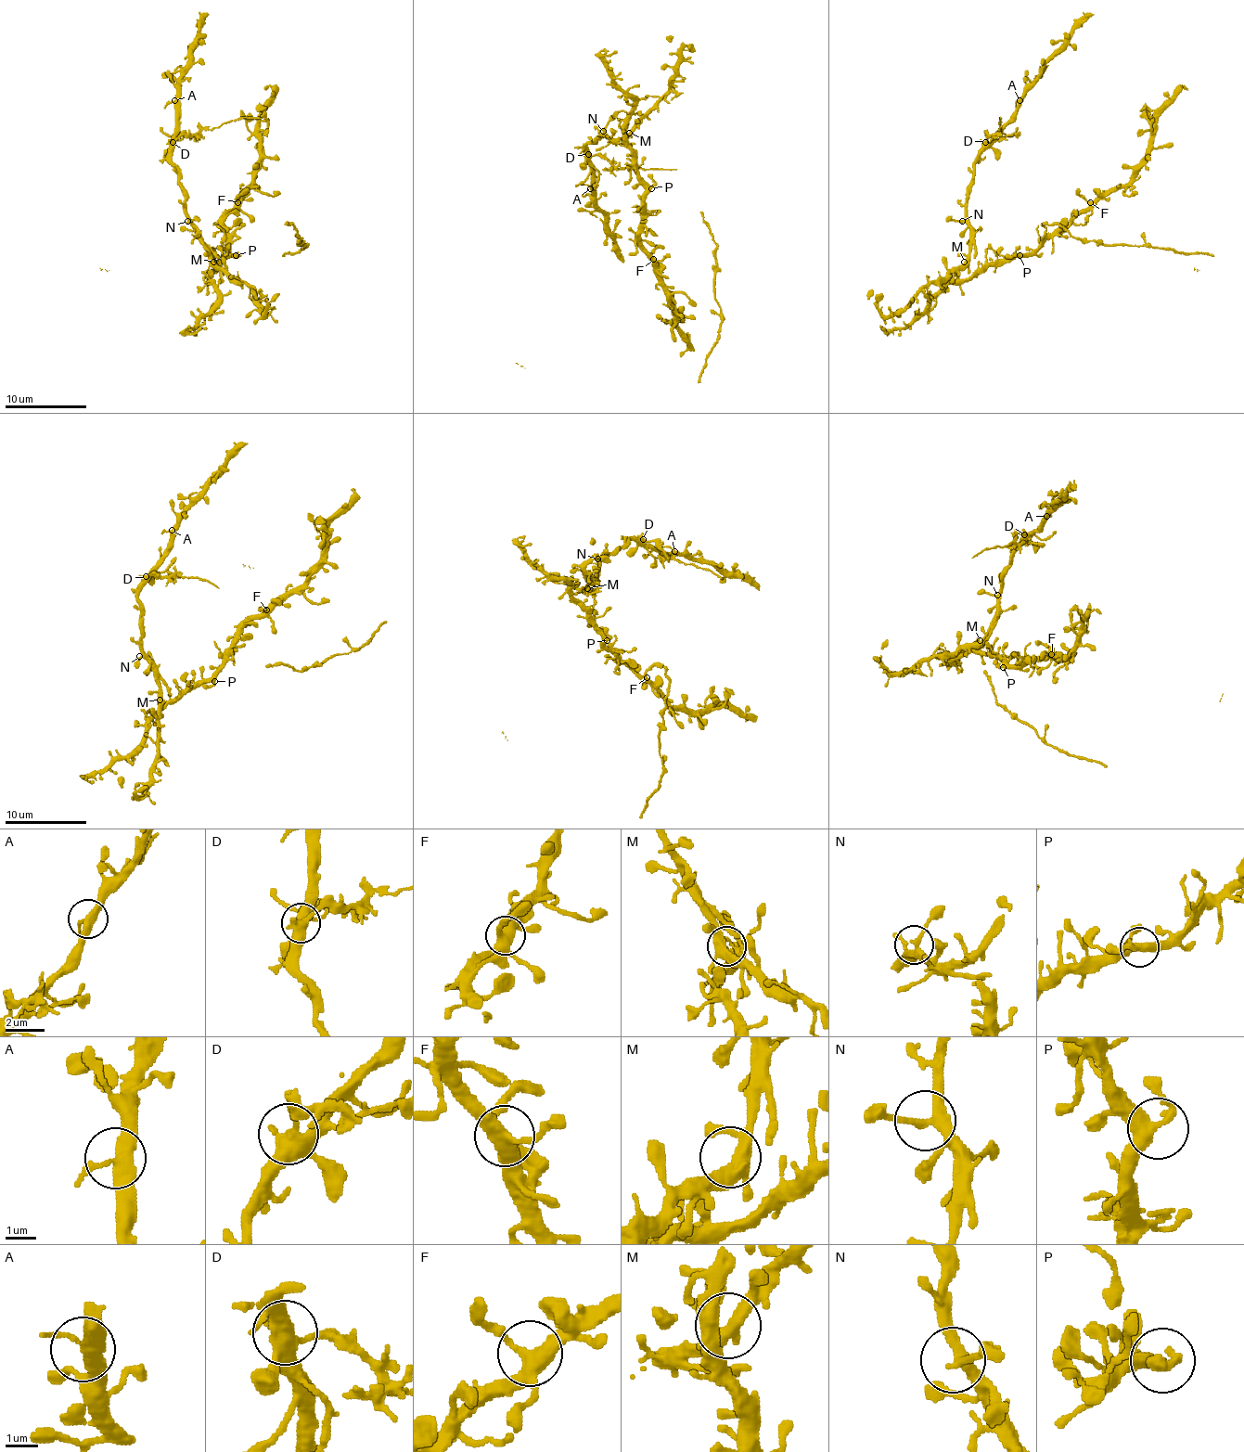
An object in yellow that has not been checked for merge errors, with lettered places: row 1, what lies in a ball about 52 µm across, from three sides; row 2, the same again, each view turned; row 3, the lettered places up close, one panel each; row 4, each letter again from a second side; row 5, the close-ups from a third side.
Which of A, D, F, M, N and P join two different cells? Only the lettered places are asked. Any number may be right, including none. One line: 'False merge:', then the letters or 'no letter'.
False merge: D

